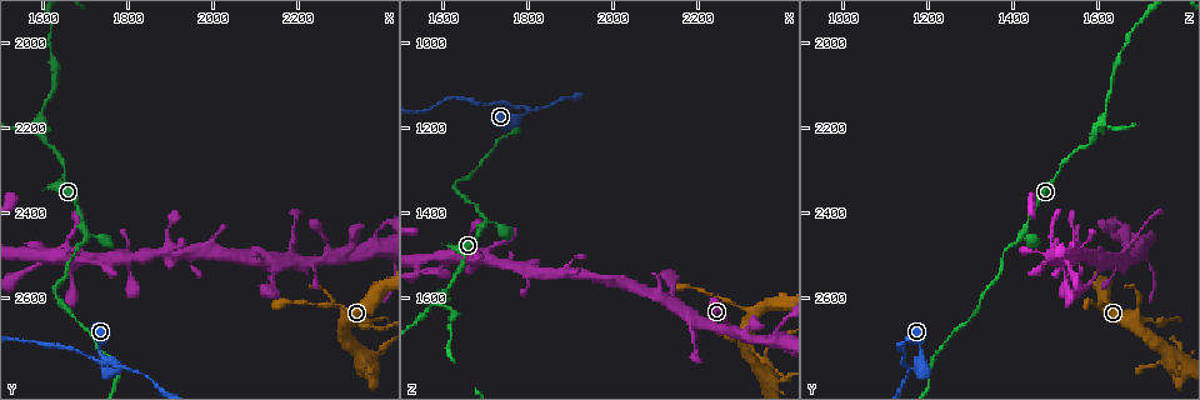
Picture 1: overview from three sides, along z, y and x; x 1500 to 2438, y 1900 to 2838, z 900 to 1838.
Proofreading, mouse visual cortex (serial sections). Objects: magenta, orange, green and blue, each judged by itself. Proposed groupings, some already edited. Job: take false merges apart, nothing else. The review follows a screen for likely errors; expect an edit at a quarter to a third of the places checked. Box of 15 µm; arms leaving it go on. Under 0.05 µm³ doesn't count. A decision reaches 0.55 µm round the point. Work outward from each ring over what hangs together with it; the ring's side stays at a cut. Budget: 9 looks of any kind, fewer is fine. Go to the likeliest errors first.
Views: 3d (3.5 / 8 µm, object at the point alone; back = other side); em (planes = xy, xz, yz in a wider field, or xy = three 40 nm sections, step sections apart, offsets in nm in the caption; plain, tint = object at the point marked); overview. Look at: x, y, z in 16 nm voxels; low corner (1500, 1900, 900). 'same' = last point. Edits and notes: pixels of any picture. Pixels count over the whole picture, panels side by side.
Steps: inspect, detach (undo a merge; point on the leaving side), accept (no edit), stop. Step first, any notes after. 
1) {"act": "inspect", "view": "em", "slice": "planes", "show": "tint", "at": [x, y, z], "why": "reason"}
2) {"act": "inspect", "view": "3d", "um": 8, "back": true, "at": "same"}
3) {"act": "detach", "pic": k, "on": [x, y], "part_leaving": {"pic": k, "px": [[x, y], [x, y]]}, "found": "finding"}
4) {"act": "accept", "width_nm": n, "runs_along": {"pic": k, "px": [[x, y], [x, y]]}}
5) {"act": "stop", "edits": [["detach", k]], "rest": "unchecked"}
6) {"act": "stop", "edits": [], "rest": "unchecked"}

{"act": "inspect", "view": "3d", "um": 3.5, "at": [1795, 2770, 1160], "why": "arms part here"}

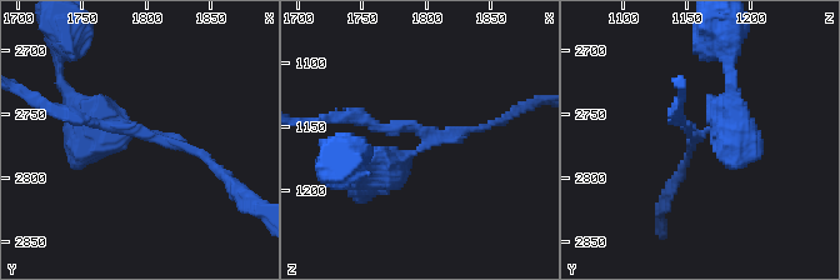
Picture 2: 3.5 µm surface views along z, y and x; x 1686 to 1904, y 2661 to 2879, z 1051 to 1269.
{"act": "inspect", "view": "em", "slice": "xy", "step": 1, "show": "tint", "at": [1802, 2764, 1158], "arms": 3, "arm_widths_nm": [100, 150, 450]}

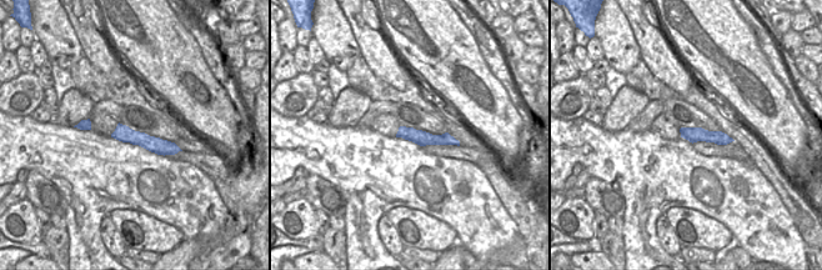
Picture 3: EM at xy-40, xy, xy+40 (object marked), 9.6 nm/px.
{"act": "accept", "runs_along": {"pic": 2, "px": [[359, 173], [385, 170], [428, 138], [355, 115]]}, "found": "all the same cell"}

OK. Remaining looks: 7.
{"act": "inspect", "view": "3d", "um": 3.5, "back": true, "at": [1590, 2190, 1595], "why": "three-way junction"}

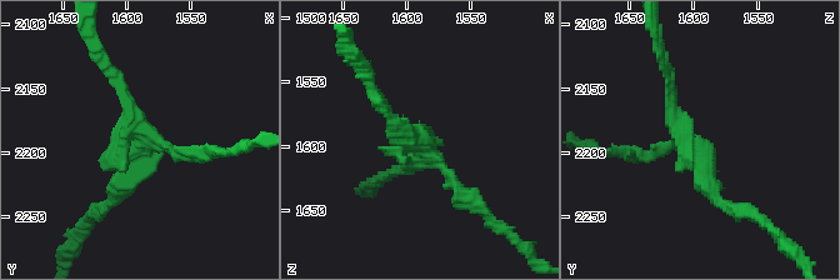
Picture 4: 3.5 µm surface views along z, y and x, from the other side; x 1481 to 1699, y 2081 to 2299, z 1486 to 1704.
{"act": "inspect", "view": "em", "slice": "xy", "step": 5, "show": "tint", "at": [1590, 2194, 1598], "why": "shape alone is not enough"}

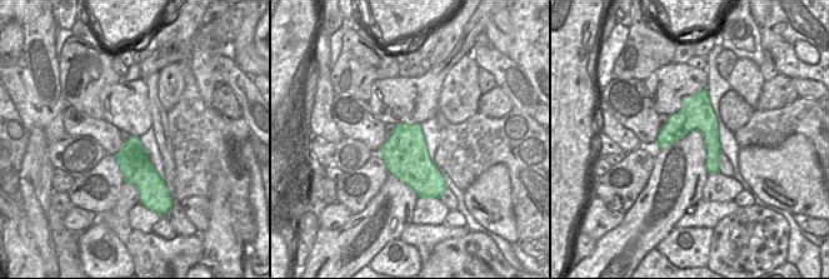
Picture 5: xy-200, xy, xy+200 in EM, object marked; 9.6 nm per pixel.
{"act": "inspect", "view": "em", "slice": "xy", "step": 3, "show": "tint", "at": "same", "why": "cut it another way"}

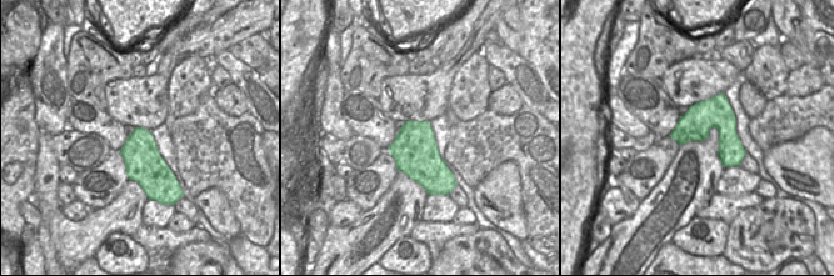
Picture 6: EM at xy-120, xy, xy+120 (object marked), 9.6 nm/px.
{"act": "accept", "arms": 3, "arm_widths_nm": [150, 150, 150], "runs_along": {"pic": 4, "px": [[726, 208], [673, 116], [666, 70]]}, "found": "continuous, no second cell"}

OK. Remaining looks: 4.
{"act": "inspect", "view": "3d", "um": 8, "at": [2310, 2665, 1690], "why": "abrupt turn"}

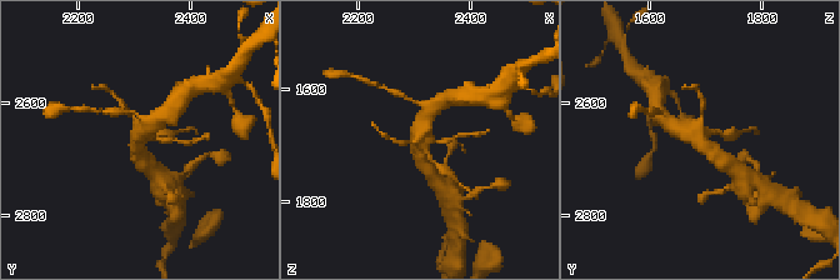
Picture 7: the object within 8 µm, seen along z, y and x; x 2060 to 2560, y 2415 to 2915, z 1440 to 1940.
{"act": "inspect", "view": "3d", "um": 3.5, "at": [2310, 2660, 1685]}

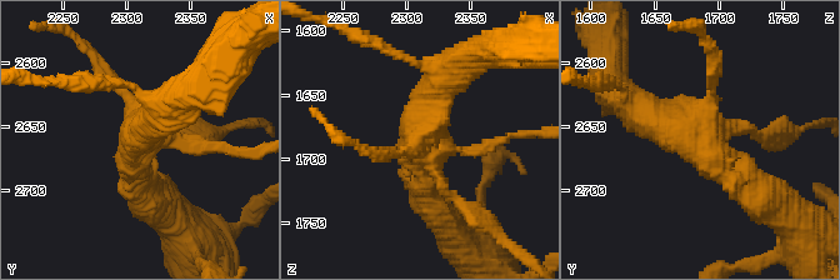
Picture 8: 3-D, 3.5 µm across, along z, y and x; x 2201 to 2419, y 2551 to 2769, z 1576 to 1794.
{"act": "accept", "runs_along": {"pic": 8, "px": [[638, 109], [698, 136], [761, 194]]}, "found": "continuous, no second cell"}

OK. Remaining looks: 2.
{"act": "inspect", "view": "3d", "um": 8, "at": [1800, 2510, 1530], "why": "small branch off a trunk"}

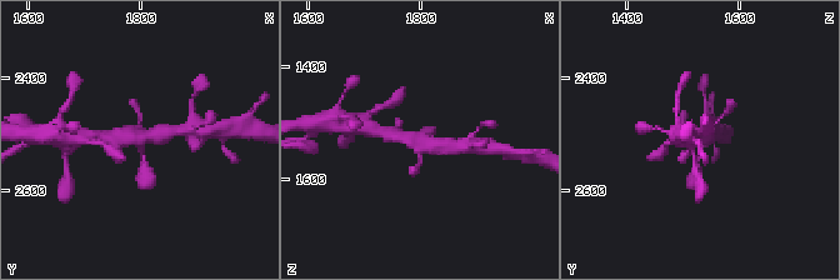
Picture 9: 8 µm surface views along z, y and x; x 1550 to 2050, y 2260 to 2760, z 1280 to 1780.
{"act": "inspect", "view": "em", "slice": "xy", "step": 5, "show": "tint", "at": [1795, 2505, 1540], "why": "now the EM"}

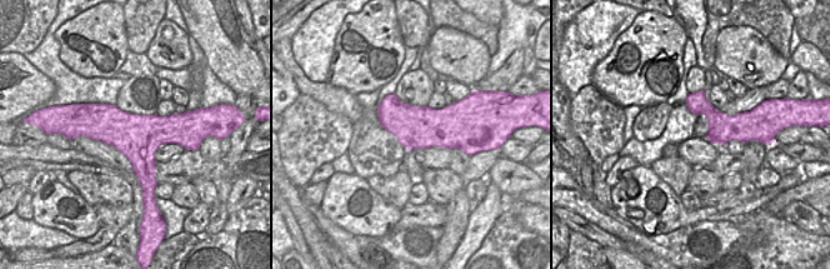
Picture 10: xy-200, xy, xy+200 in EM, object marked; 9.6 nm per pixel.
{"act": "accept", "runs_along": {"pic": 9, "px": [[454, 148], [420, 144], [384, 131]]}, "found": "all the same cell"}

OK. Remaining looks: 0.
{"act": "stop", "edits": [], "rest": "unchecked"}

